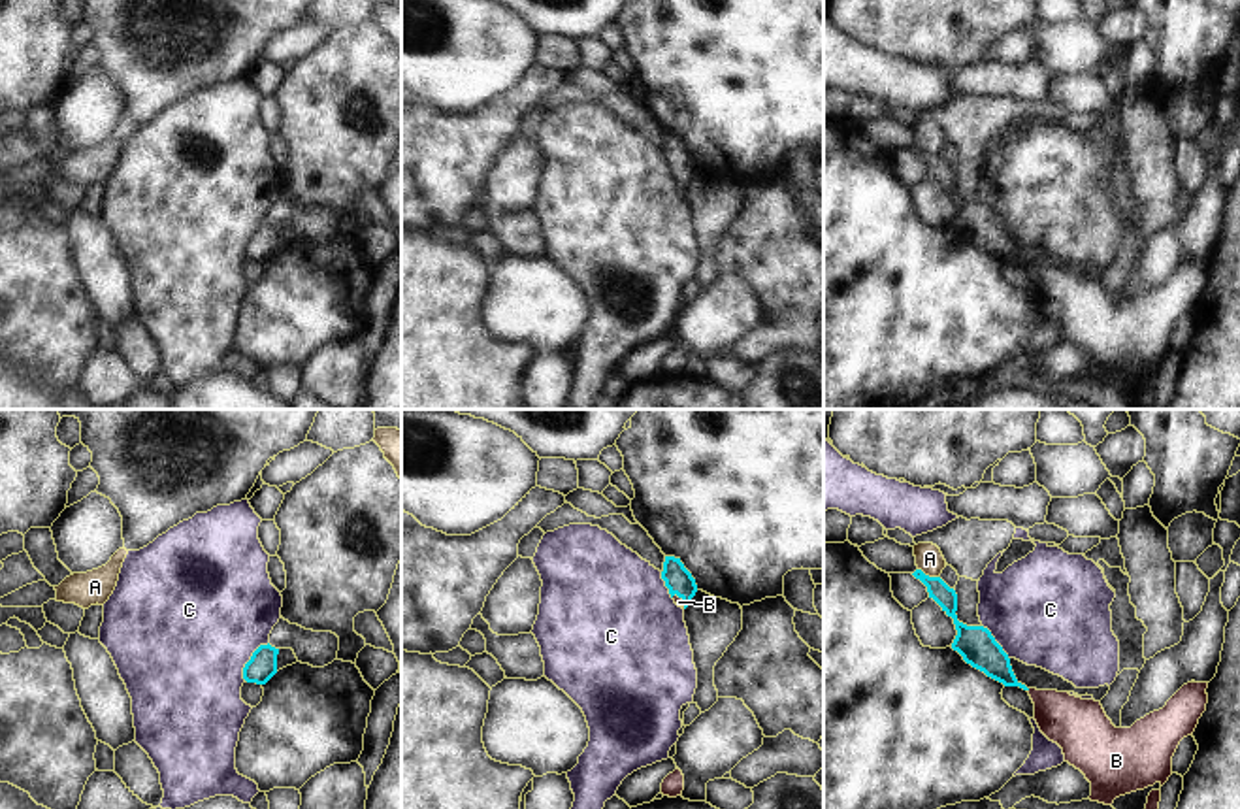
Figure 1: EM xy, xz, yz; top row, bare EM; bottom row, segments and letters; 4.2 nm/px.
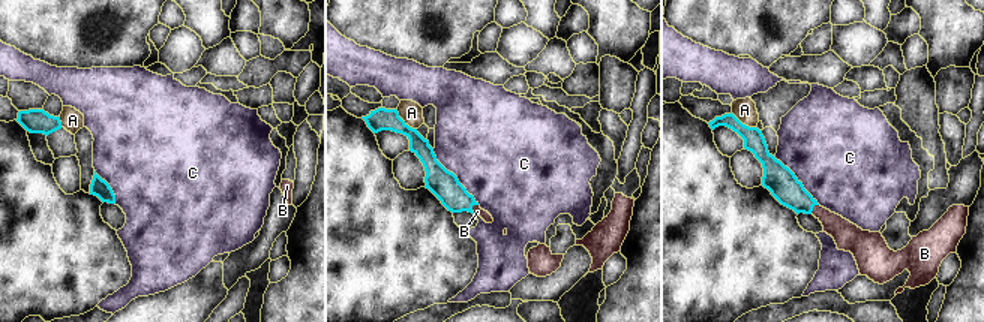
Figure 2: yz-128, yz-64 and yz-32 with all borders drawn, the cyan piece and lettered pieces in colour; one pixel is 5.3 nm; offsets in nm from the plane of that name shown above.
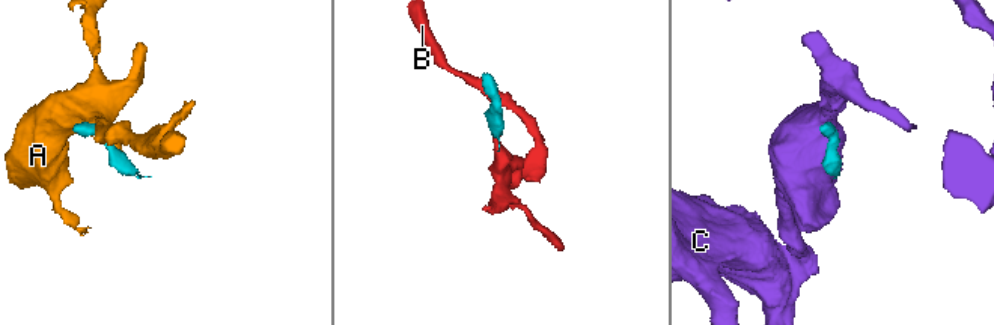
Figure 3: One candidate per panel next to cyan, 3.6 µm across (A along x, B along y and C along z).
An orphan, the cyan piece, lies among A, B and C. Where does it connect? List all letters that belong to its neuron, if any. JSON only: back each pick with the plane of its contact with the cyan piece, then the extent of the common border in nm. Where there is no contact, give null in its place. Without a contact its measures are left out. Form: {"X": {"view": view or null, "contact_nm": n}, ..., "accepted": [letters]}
{"B": {"view": "xz", "contact_nm": 80}, "accepted": ["B"]}

